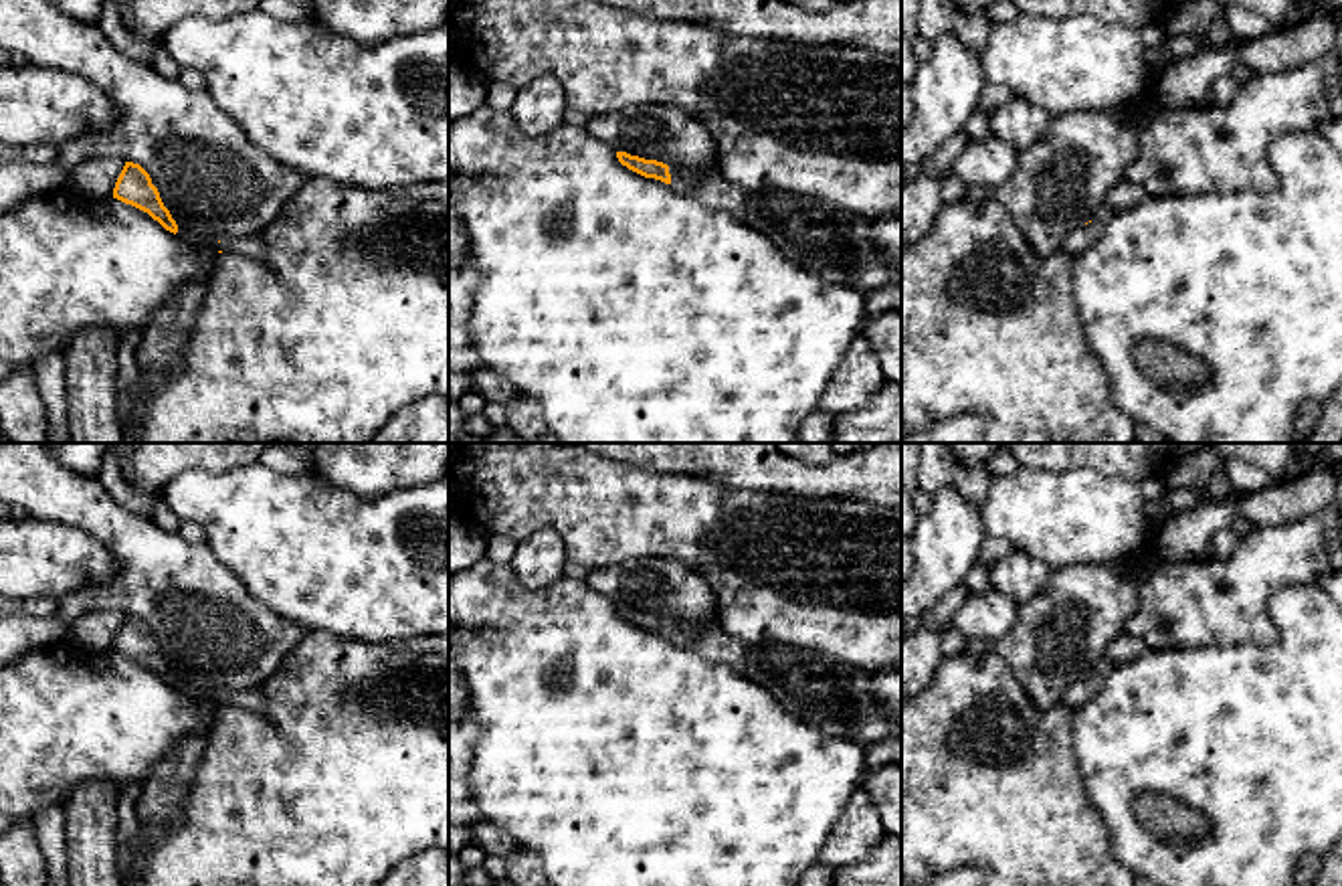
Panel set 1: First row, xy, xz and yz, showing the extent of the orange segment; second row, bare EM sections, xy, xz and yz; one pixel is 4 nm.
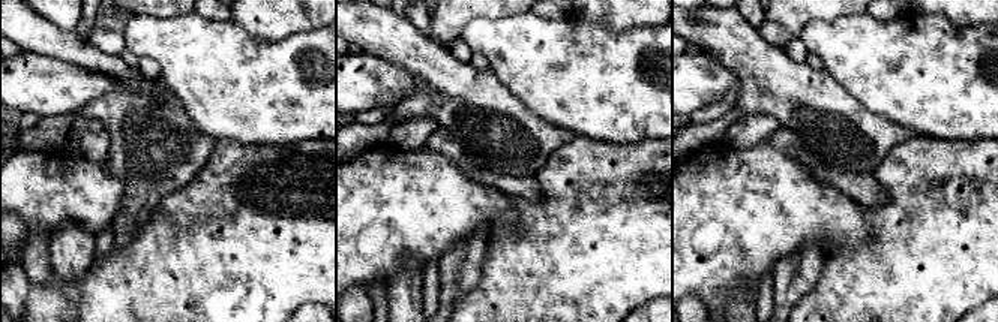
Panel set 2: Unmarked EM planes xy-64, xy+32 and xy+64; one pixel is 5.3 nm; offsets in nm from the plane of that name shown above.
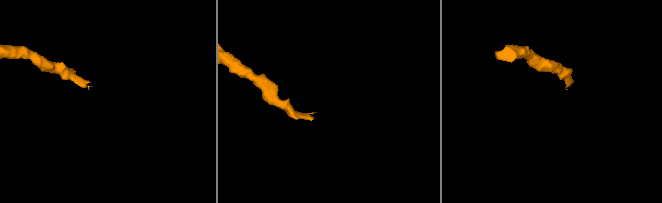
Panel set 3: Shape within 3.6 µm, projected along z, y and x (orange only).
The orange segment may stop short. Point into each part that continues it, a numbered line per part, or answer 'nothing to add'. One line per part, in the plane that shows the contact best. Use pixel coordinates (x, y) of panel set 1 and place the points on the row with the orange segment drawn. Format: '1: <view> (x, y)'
1: xz (835, 243)

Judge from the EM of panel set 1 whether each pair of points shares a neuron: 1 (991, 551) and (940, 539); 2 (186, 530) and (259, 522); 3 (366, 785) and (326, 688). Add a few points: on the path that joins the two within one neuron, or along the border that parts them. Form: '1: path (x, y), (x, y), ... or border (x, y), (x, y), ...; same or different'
1: border (989, 537), (977, 559); different
2: border (180, 520), (193, 520), (205, 533), (207, 543); different
3: path (364, 761), (362, 745), (338, 713); same

